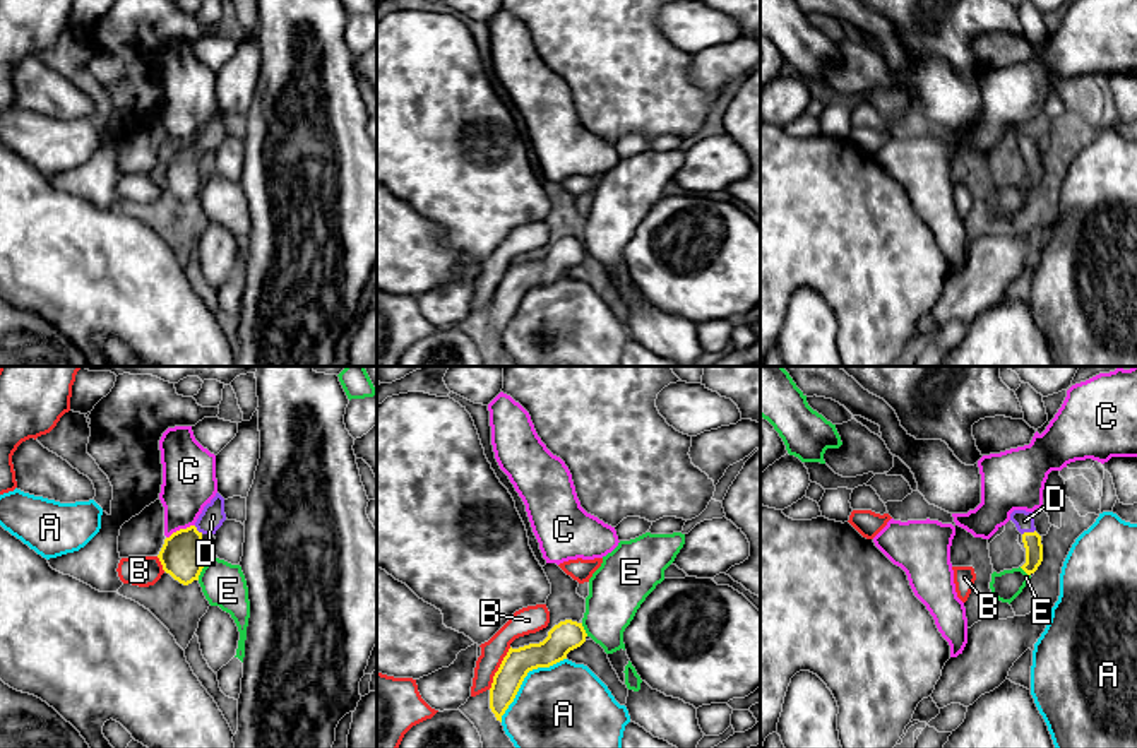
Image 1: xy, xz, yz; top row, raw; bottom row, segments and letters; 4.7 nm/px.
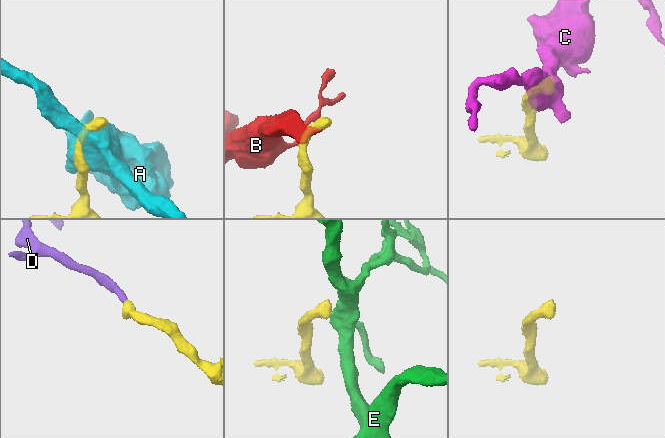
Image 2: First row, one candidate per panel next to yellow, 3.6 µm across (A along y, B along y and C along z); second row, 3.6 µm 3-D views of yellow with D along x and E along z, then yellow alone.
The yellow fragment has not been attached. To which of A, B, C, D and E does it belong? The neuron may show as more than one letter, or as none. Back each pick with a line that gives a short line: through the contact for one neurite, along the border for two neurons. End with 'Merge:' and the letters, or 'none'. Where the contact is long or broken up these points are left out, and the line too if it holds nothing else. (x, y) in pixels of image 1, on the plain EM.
D: Line: yz (1031, 158), (1028, 149), (1024, 137)
Merge: D

